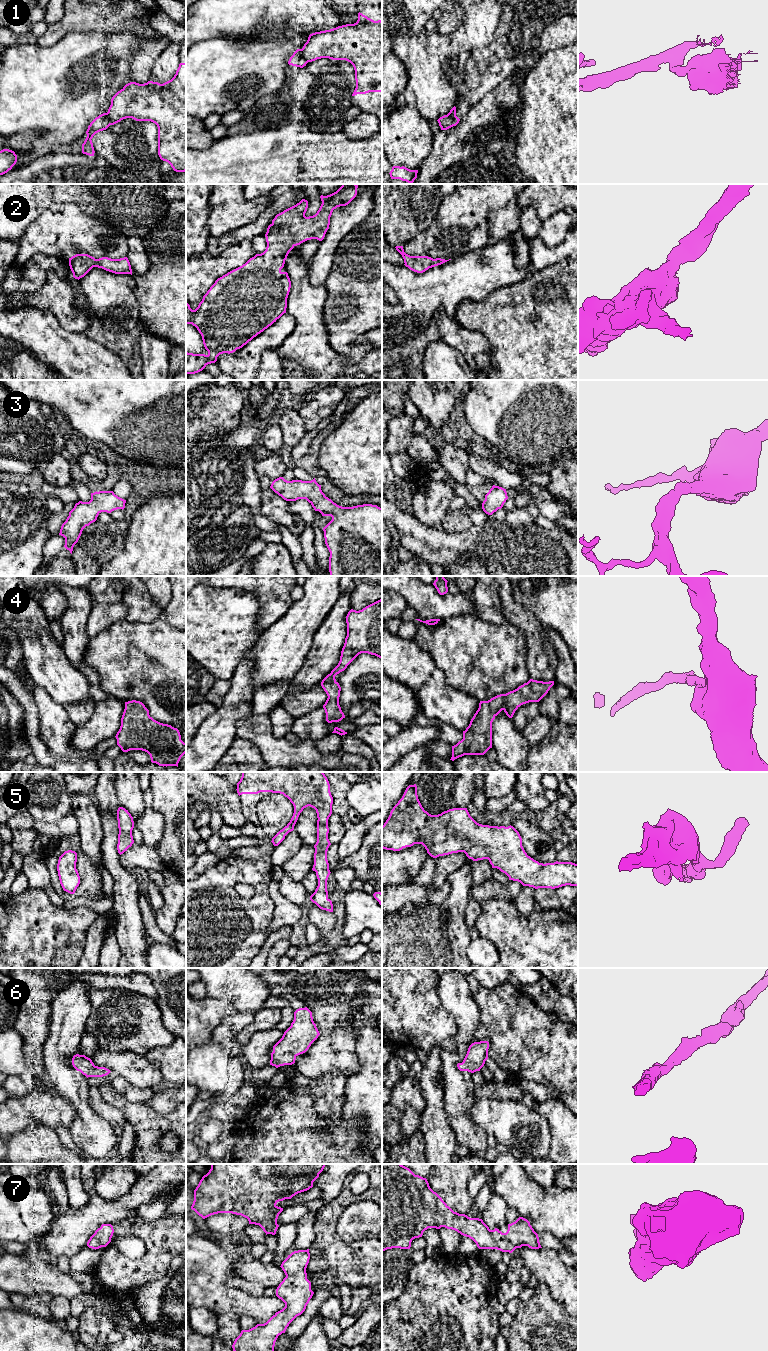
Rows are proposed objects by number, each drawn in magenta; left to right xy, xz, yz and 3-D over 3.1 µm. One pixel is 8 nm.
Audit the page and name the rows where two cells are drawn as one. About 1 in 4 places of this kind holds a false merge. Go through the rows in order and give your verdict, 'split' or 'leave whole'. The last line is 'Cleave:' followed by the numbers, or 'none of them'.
1: split
2: leave whole
3: leave whole
4: leave whole
5: leave whole
6: leave whole
7: leave whole
Cleave: 1

